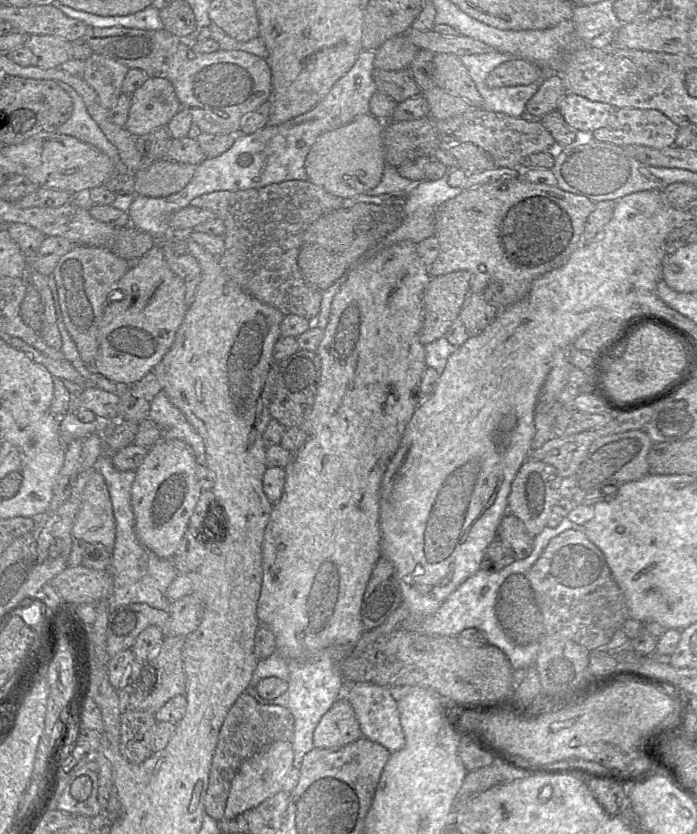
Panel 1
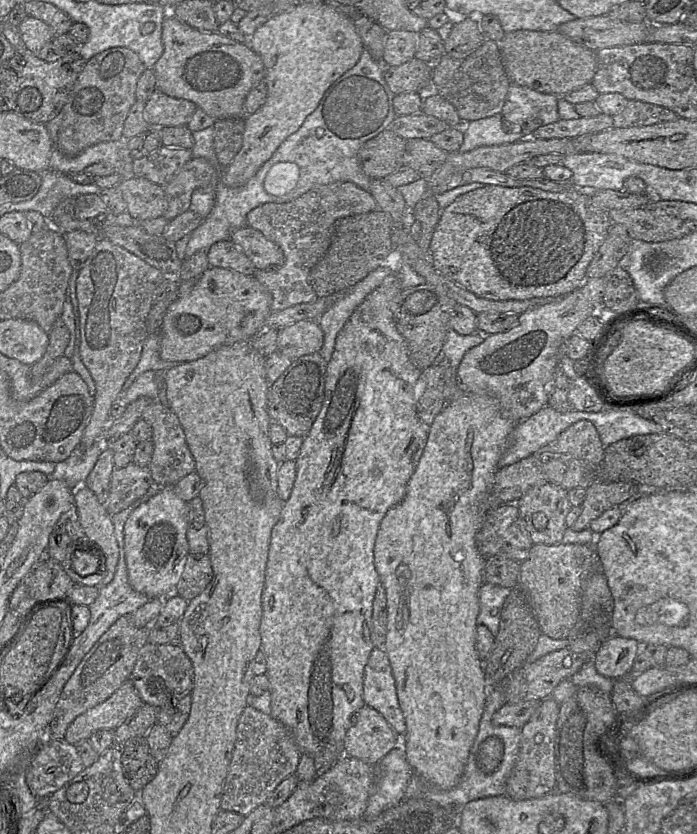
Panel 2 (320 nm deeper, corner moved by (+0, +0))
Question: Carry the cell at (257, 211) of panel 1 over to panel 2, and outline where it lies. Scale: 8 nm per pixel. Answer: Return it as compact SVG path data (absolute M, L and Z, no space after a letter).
M334 182L317 185L298 198L284 203L265 203L253 208L246 216L246 226L260 231L268 240L277 244L284 253L285 261L277 269L256 270L253 276L271 293L272 311L280 311L301 303L312 303L318 299L308 282L311 269L327 252L337 220L353 215L364 214L377 210L378 206L370 194L352 182Z

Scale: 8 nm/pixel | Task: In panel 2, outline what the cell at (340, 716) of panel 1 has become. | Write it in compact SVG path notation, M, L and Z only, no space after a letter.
M363 705L353 716L343 742L345 755L376 765L397 743L397 733L373 708Z

